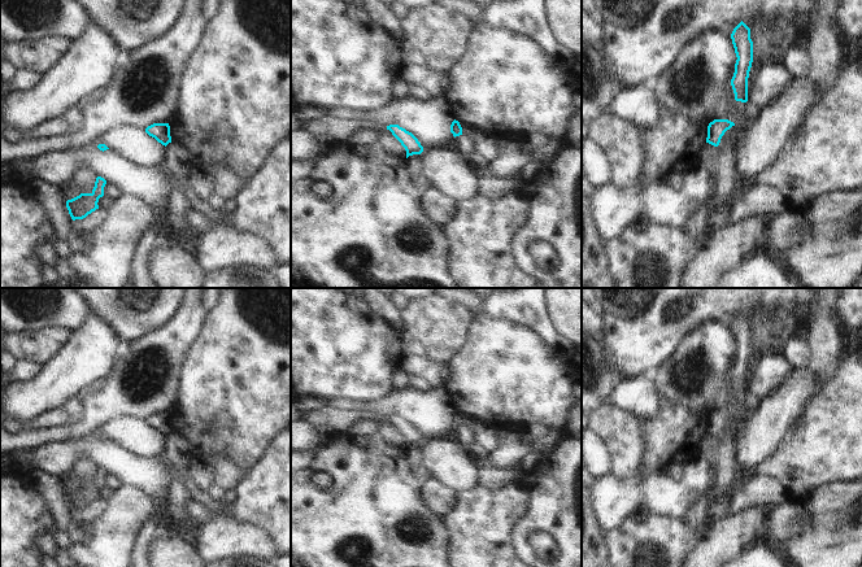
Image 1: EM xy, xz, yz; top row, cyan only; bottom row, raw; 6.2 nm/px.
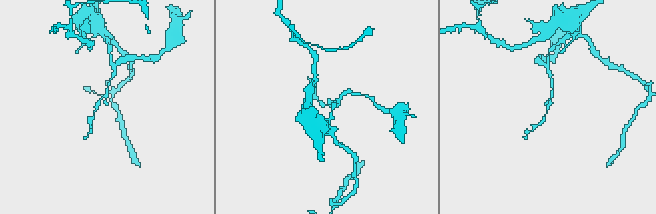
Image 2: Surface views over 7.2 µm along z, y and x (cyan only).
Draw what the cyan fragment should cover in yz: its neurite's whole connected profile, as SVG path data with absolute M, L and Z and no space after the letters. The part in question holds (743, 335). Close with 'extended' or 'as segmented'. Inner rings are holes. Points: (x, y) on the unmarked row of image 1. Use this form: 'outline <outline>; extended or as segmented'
outline M741 311L733 319L731 330L737 348L731 376L735 384L735 391L746 393L748 368L753 353L753 332L750 330L750 319Z; as segmented

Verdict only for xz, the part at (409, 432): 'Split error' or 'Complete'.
Complete

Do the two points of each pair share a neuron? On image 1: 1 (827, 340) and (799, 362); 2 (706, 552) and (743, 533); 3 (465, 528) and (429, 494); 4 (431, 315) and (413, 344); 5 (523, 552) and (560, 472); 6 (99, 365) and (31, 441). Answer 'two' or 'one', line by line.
1: two
2: one
3: two
4: two
5: one
6: two

